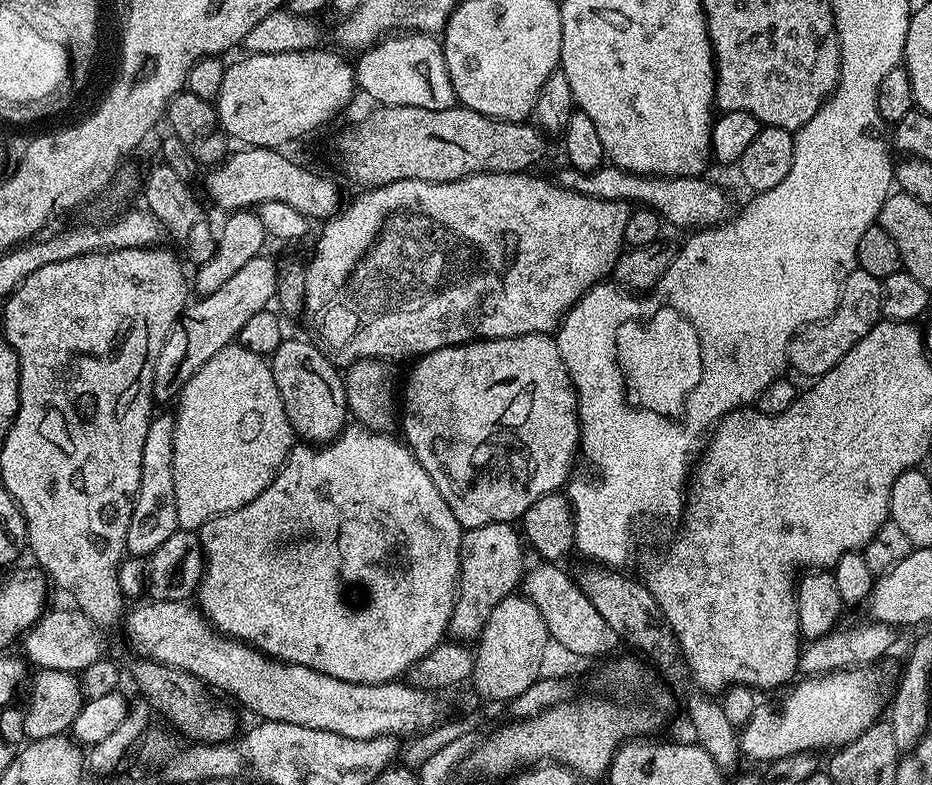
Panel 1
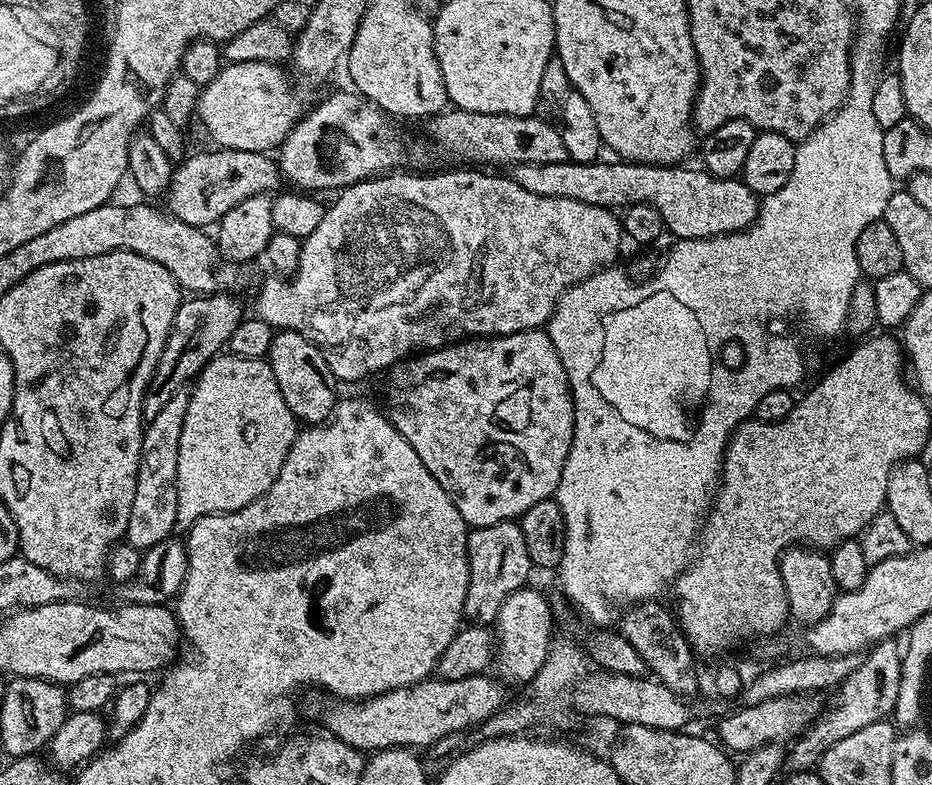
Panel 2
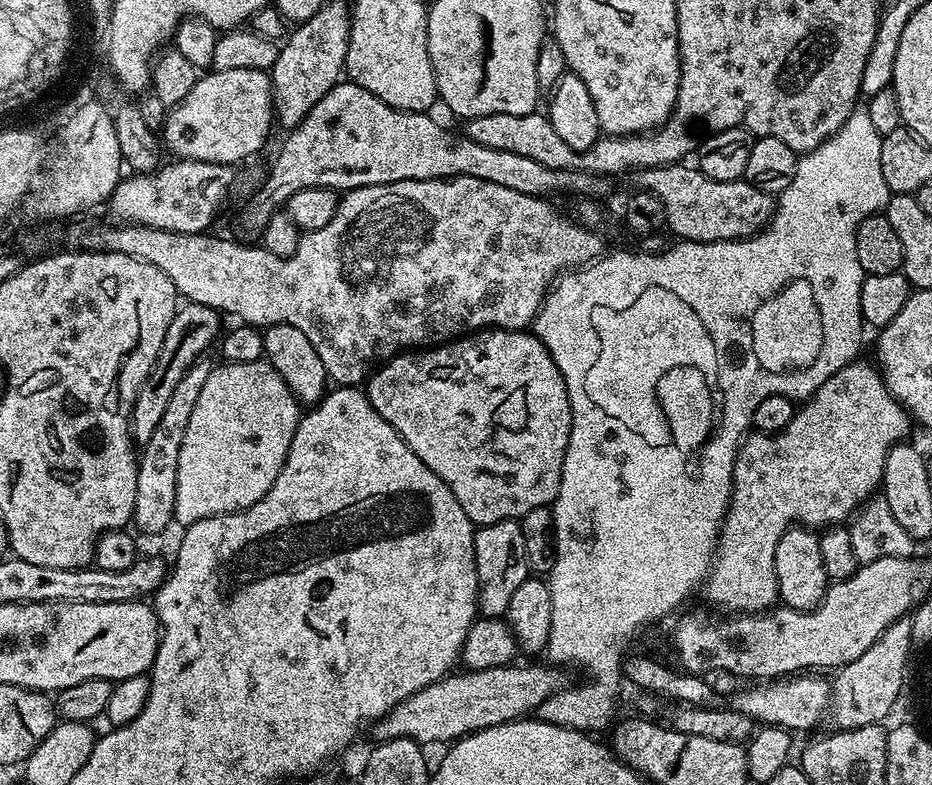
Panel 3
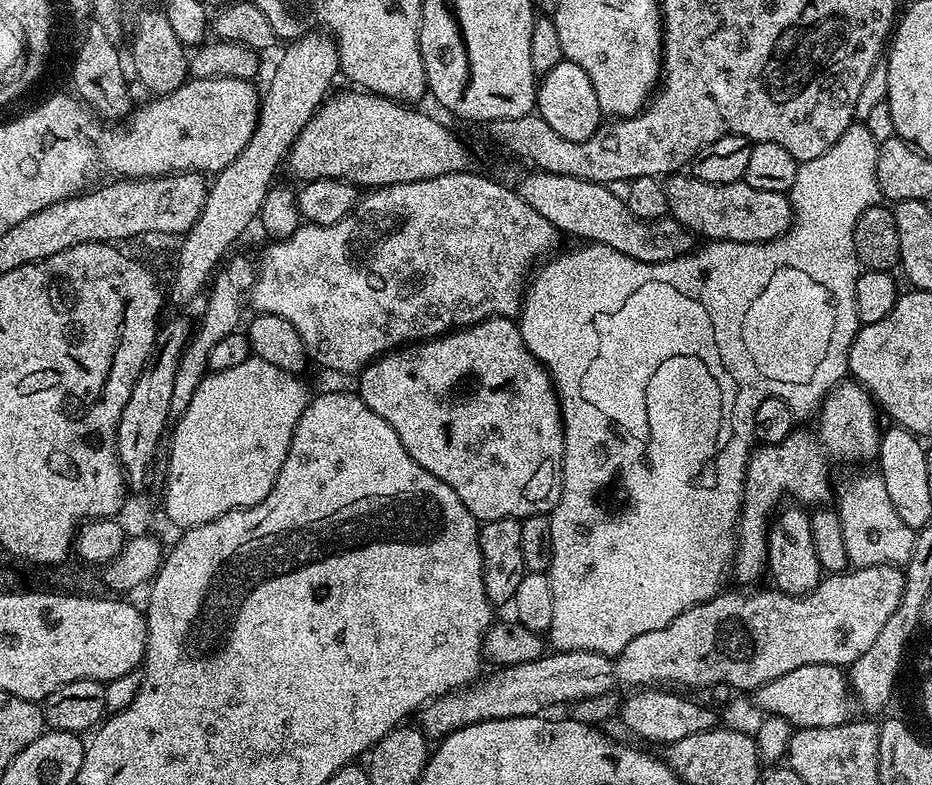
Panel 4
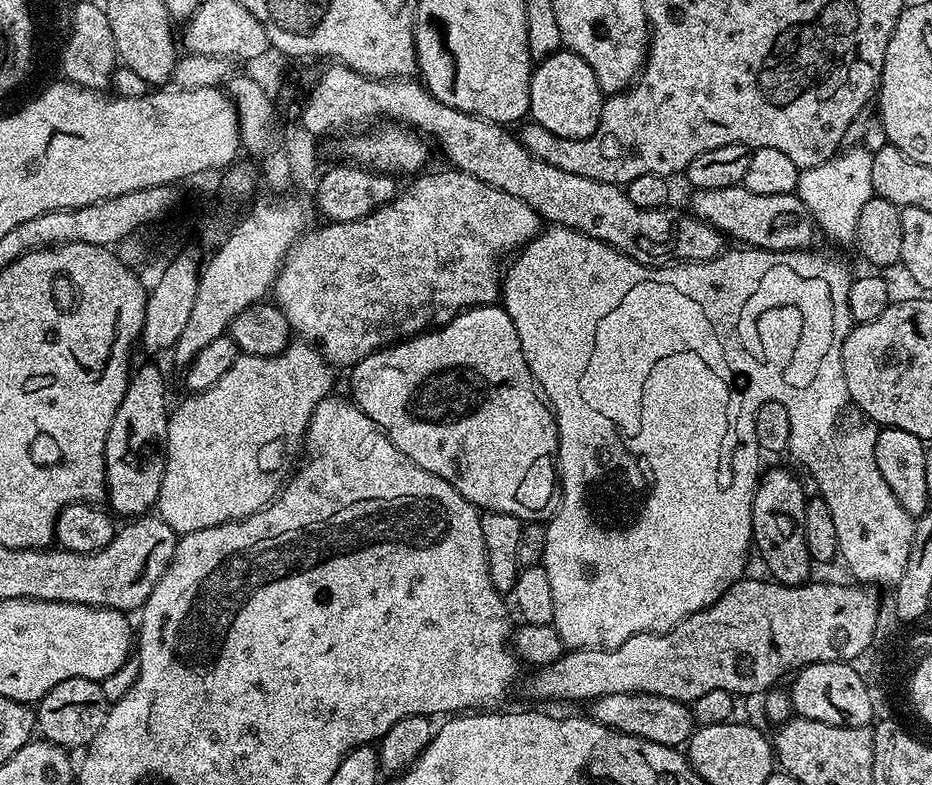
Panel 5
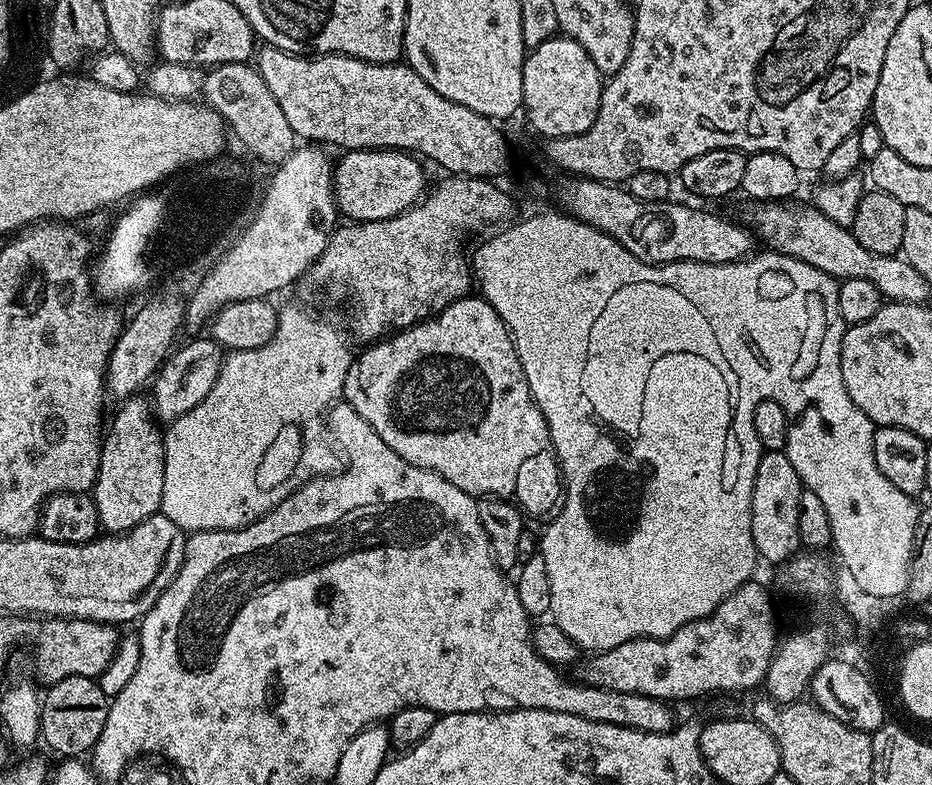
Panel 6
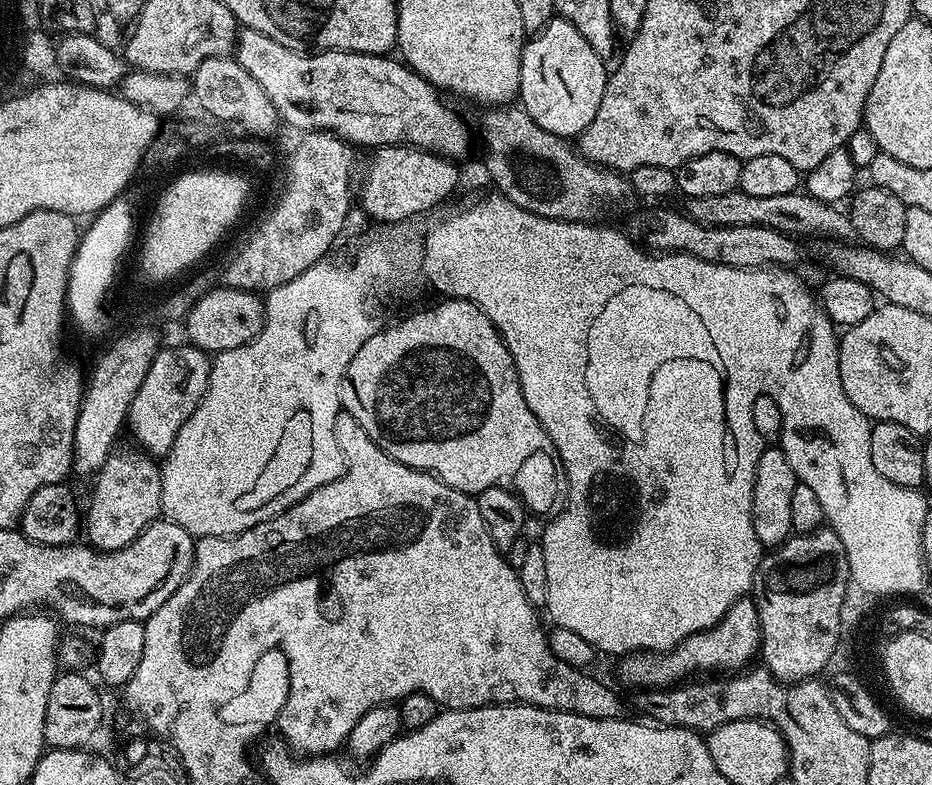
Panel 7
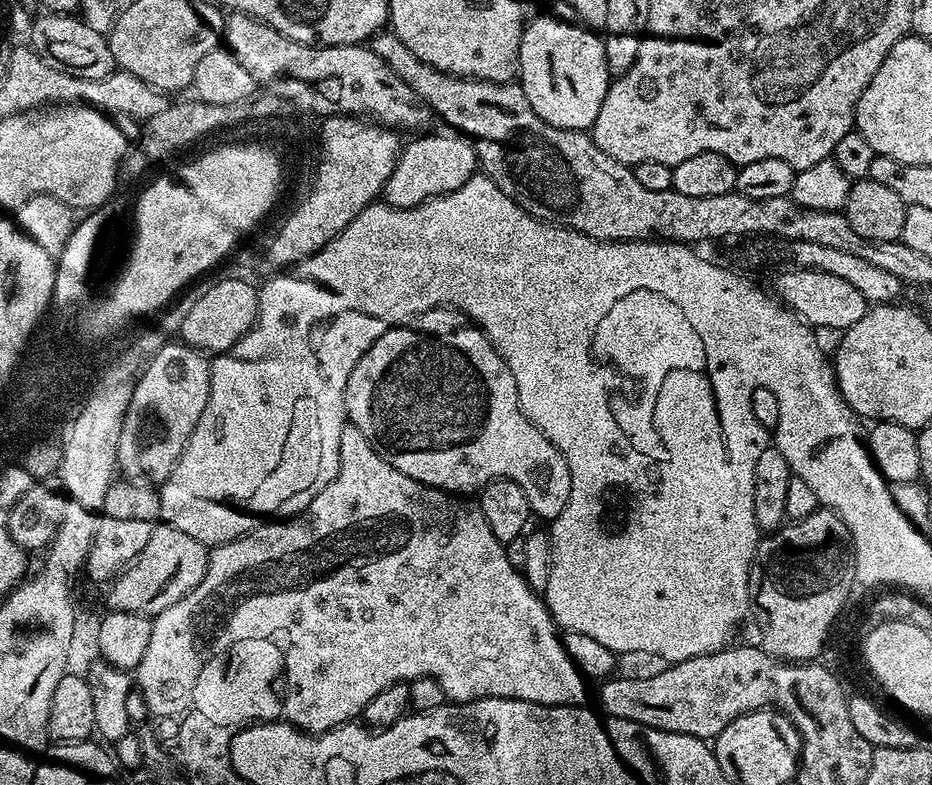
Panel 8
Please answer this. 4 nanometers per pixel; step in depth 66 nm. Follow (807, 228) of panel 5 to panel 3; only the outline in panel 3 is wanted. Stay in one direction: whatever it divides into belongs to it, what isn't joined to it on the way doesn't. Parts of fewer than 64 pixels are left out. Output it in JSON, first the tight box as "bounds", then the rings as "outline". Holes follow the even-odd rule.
{"bounds":[635,162,776,242],"outline":[[[688,162],[679,164],[663,164],[657,168],[642,168],[635,173],[635,187],[654,194],[654,198],[662,201],[666,206],[666,228],[673,232],[680,240],[693,240],[694,242],[722,242],[723,240],[747,240],[750,236],[757,236],[772,223],[772,213],[776,211],[776,200],[773,193],[758,190],[758,186],[749,184],[747,180],[731,180],[718,182],[714,178],[706,178],[699,167],[688,165]]]}

